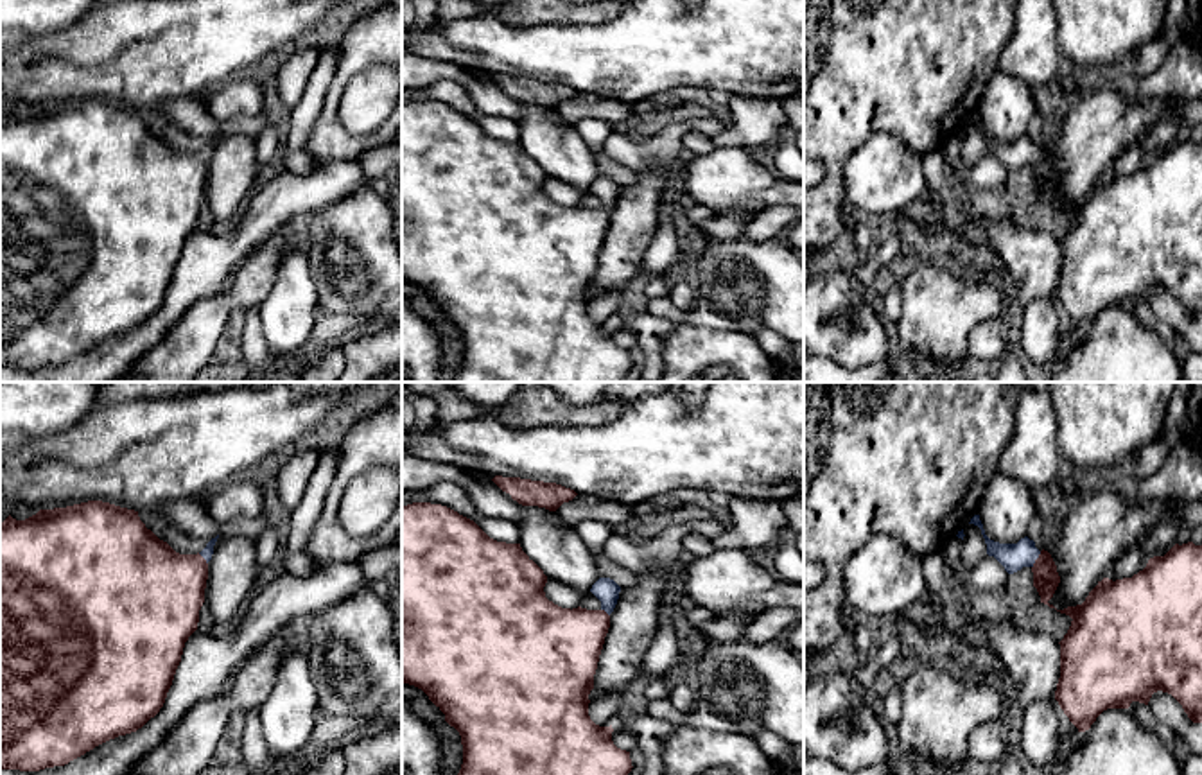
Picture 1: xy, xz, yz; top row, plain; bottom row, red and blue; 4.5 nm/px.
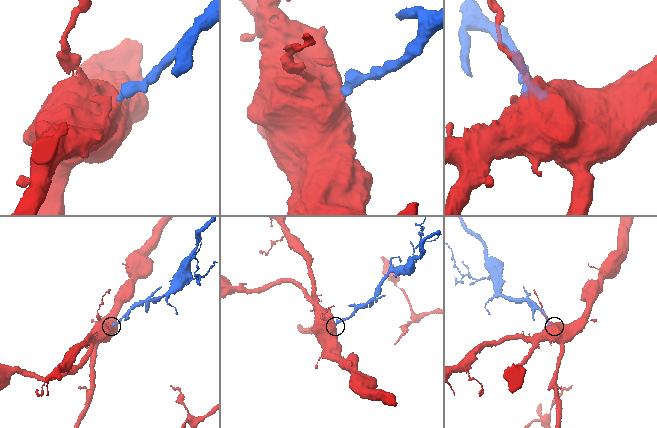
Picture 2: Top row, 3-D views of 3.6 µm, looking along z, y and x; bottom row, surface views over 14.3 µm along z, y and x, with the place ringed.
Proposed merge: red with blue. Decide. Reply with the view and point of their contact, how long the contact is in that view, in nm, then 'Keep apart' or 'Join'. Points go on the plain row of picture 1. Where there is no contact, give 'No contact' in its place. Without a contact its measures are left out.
Touches red at yz (1036, 158). Shared border 90 nm. Join

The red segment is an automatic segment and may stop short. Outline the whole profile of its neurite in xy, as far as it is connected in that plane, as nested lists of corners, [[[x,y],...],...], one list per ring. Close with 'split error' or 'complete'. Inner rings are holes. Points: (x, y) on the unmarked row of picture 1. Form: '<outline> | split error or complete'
[[[102,99],[39,108],[25,118],[9,113],[0,122],[0,370],[39,370],[65,364],[109,337],[136,330],[160,310],[181,260],[185,240],[197,228],[208,160],[217,136],[219,133],[197,152],[179,152],[145,126],[138,109]]] | split error

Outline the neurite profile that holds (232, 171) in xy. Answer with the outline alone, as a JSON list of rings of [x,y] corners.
[[[217,136],[208,160],[205,199],[219,228],[226,228],[239,217],[240,203],[253,194],[258,169],[253,136]]]

